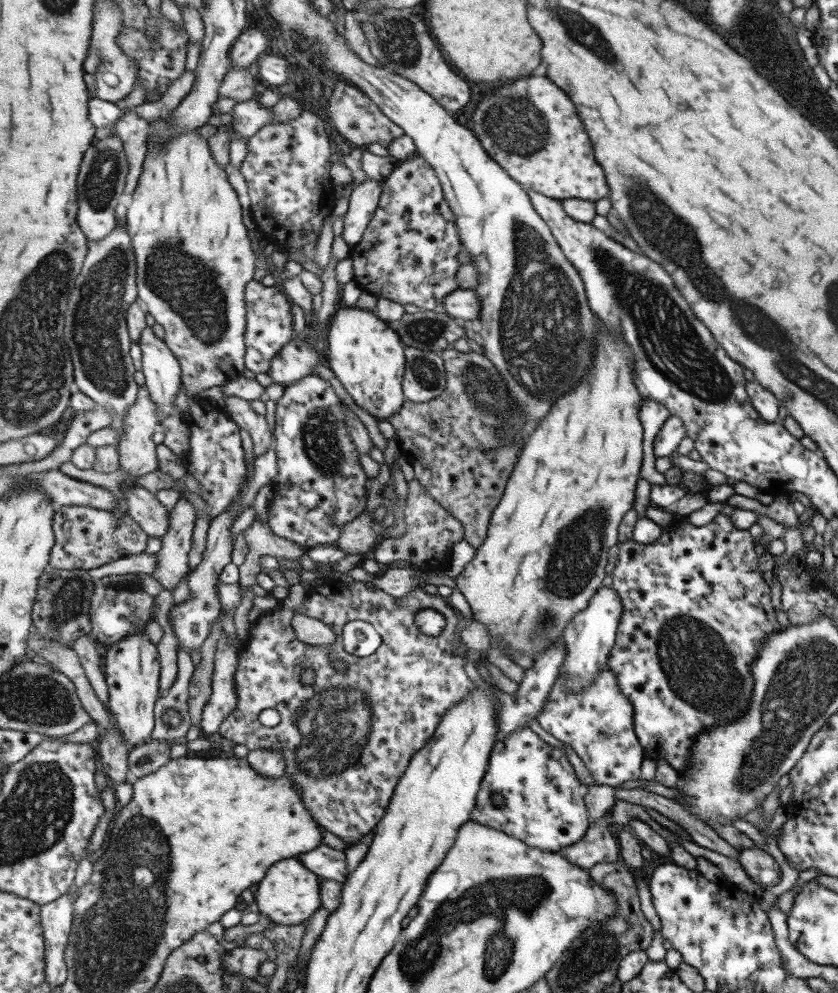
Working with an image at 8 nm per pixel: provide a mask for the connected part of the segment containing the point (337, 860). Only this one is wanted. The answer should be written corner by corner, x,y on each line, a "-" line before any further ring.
323,844
313,852
299,855
299,861
306,864
309,870
328,879
344,883
349,876
347,873
347,856
343,850

